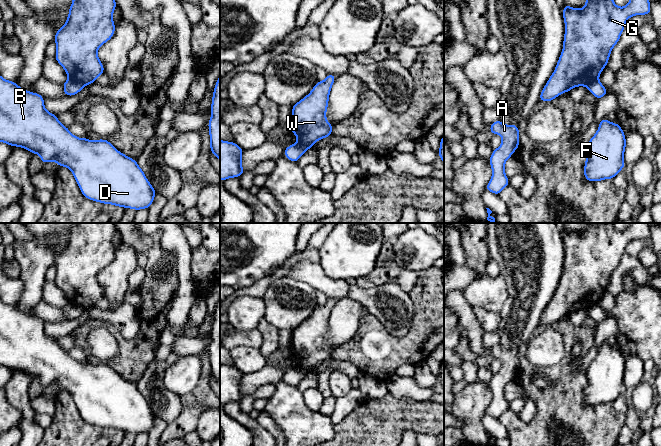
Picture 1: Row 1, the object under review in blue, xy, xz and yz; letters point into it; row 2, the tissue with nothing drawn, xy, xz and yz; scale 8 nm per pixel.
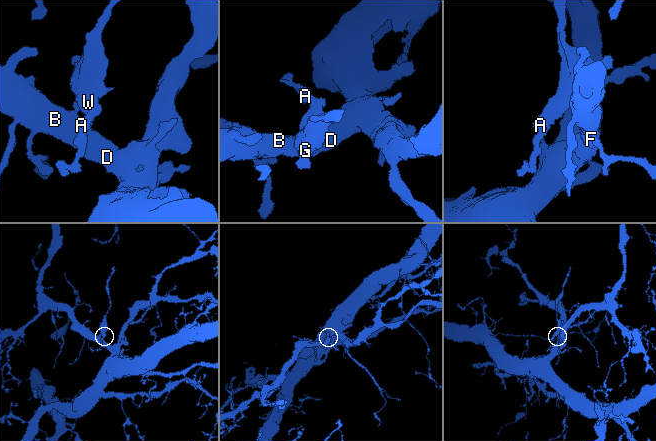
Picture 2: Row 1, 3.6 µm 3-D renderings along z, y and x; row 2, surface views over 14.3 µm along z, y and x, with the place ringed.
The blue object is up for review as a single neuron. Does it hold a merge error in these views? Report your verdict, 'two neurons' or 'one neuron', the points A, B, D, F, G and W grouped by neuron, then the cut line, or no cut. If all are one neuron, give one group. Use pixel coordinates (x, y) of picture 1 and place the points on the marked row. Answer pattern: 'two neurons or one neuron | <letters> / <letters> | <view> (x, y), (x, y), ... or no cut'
two neurons | A G W / B D F | xy (69, 78), (83, 86)

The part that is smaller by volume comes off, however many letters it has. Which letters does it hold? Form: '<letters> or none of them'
A, G, W

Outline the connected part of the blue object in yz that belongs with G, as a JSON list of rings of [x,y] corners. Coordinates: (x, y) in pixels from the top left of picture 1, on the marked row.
[[[586,0],[582,9],[564,5],[565,34],[563,50],[555,70],[545,84],[539,101],[550,102],[578,86],[588,87],[597,80],[607,66],[610,53],[618,43],[627,20],[636,15],[651,12],[649,0],[629,0],[625,7],[618,7],[613,0]]]

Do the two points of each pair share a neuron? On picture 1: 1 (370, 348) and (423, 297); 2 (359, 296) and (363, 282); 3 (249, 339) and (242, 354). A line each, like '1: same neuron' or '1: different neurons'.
1: same neuron
2: different neurons
3: different neurons

